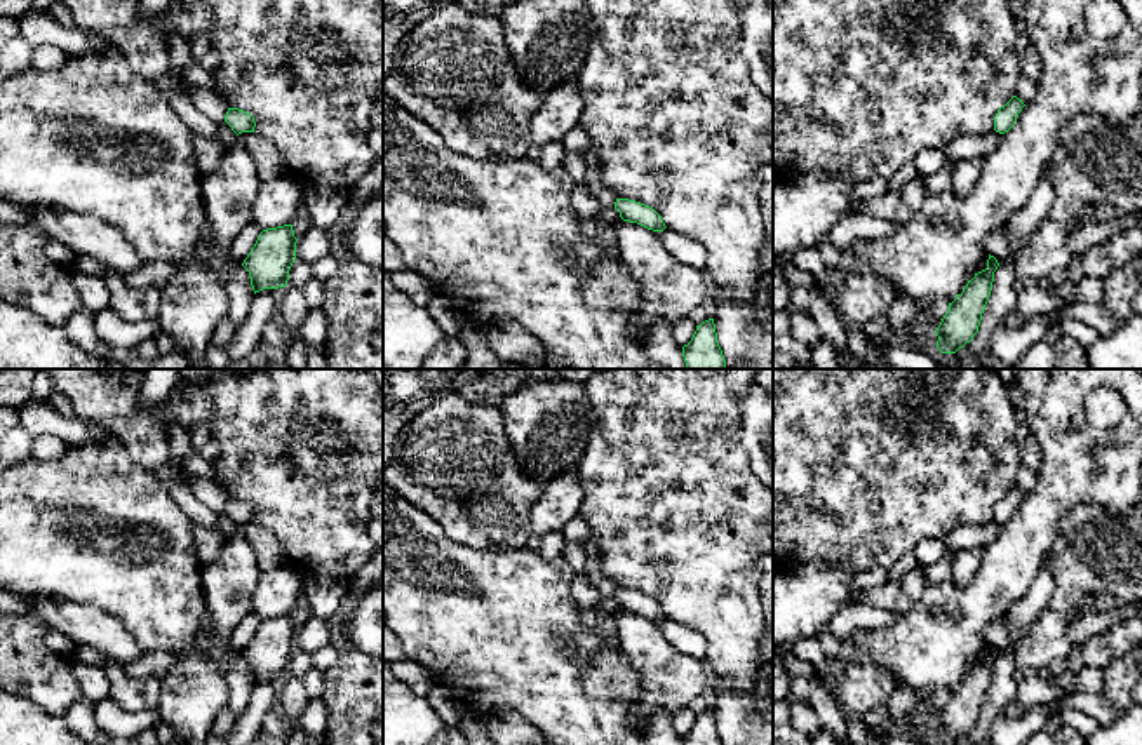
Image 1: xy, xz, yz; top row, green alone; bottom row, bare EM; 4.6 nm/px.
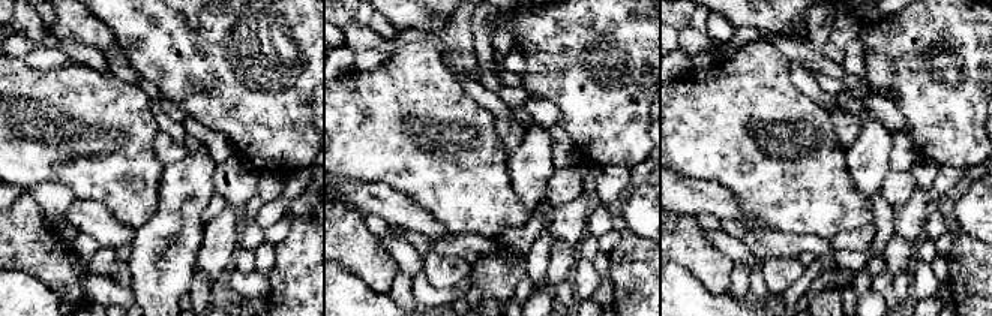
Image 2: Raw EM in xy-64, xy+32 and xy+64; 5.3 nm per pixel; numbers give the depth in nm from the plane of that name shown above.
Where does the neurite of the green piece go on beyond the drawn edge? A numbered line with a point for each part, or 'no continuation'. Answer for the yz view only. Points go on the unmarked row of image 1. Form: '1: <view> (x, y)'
no continuation

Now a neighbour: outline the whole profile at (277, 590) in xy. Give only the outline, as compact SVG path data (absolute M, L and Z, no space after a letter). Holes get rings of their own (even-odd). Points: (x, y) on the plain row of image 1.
M289 562L263 571L252 592L252 611L263 620L292 614L299 599L301 576Z

